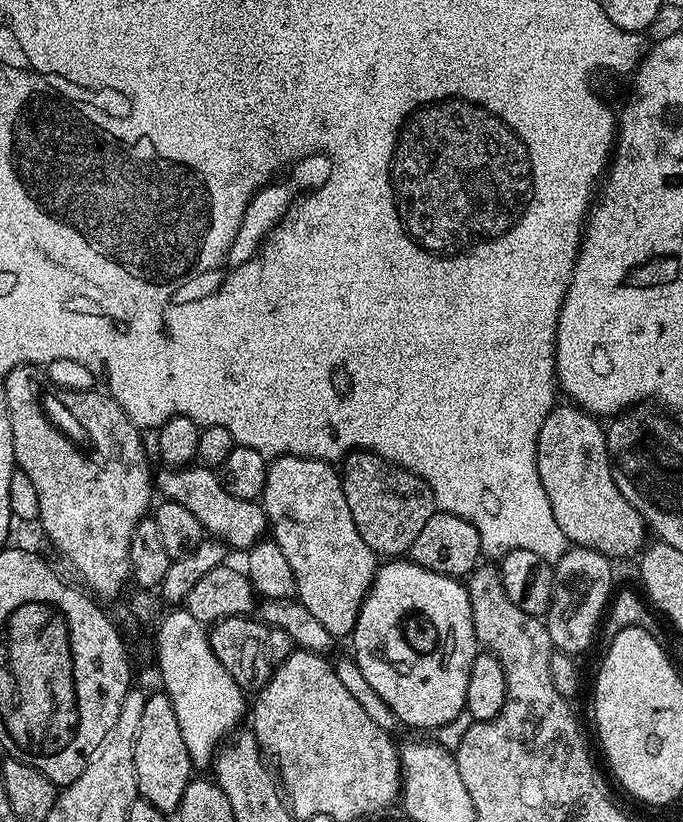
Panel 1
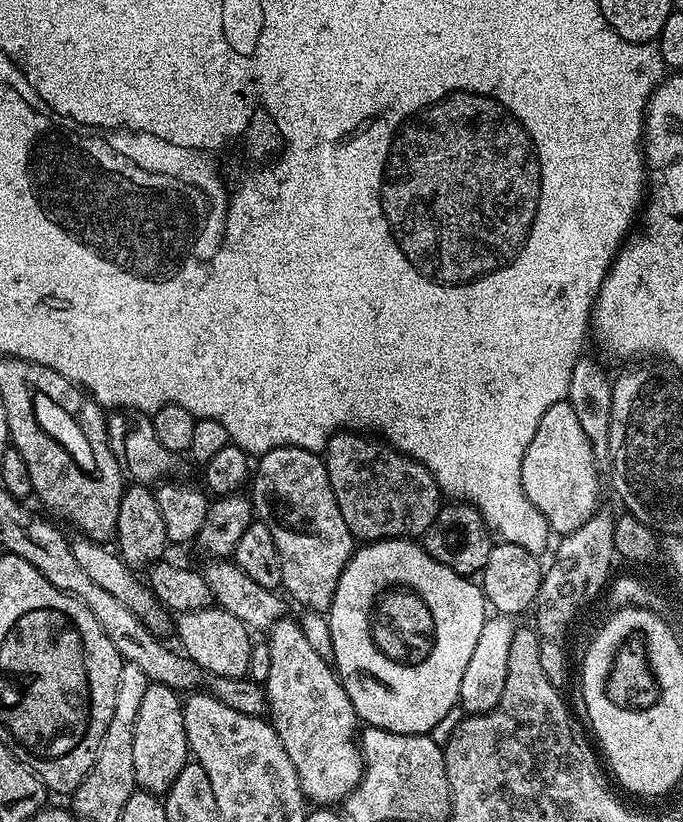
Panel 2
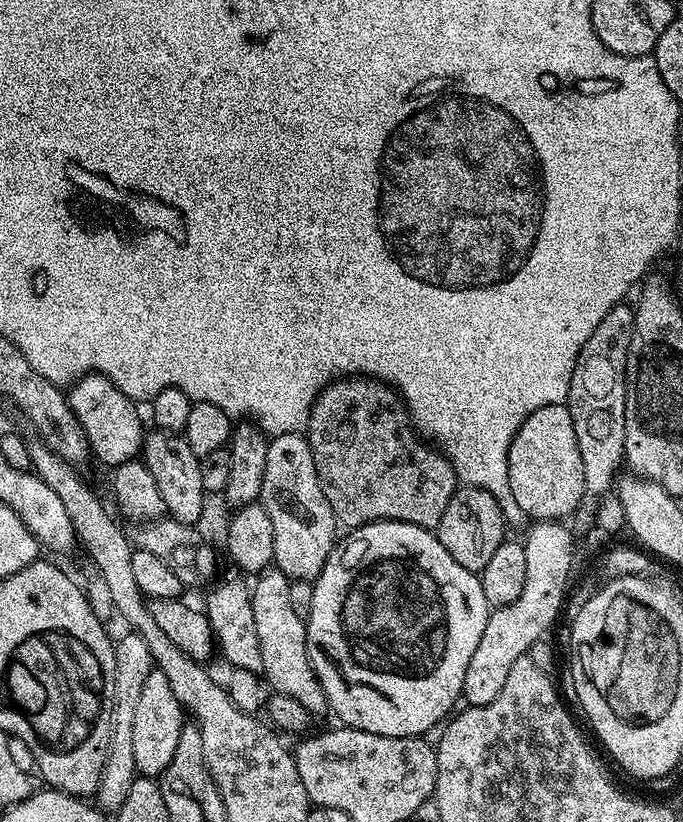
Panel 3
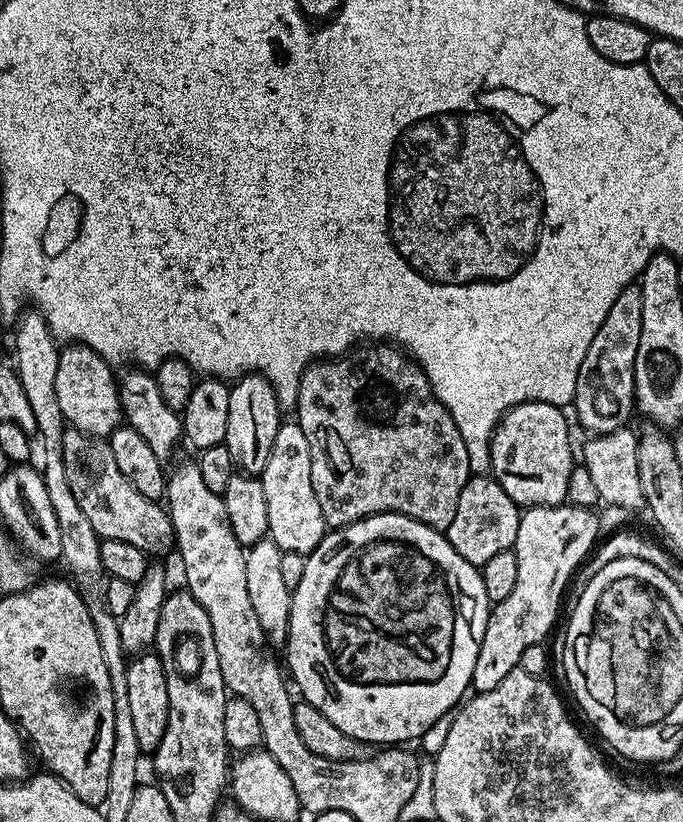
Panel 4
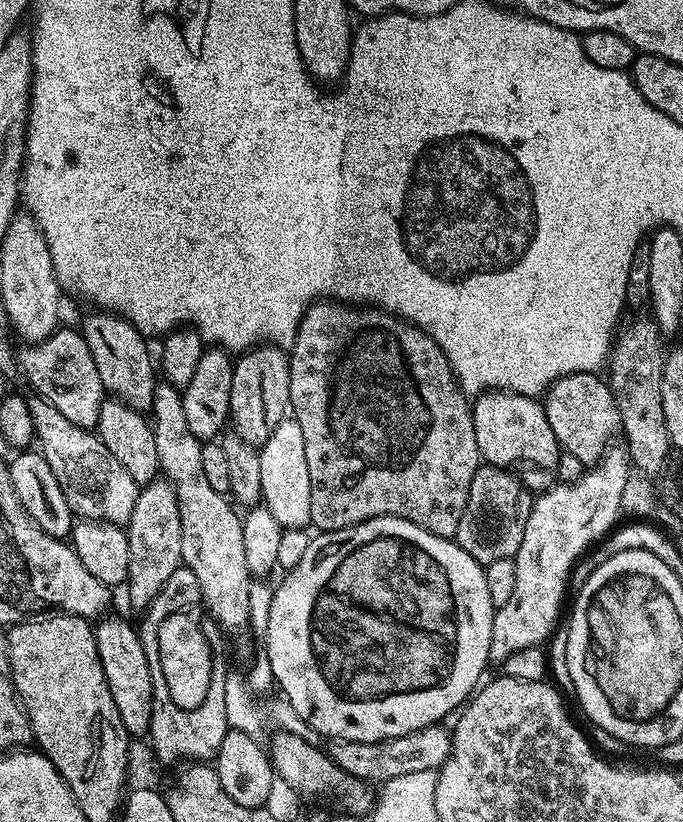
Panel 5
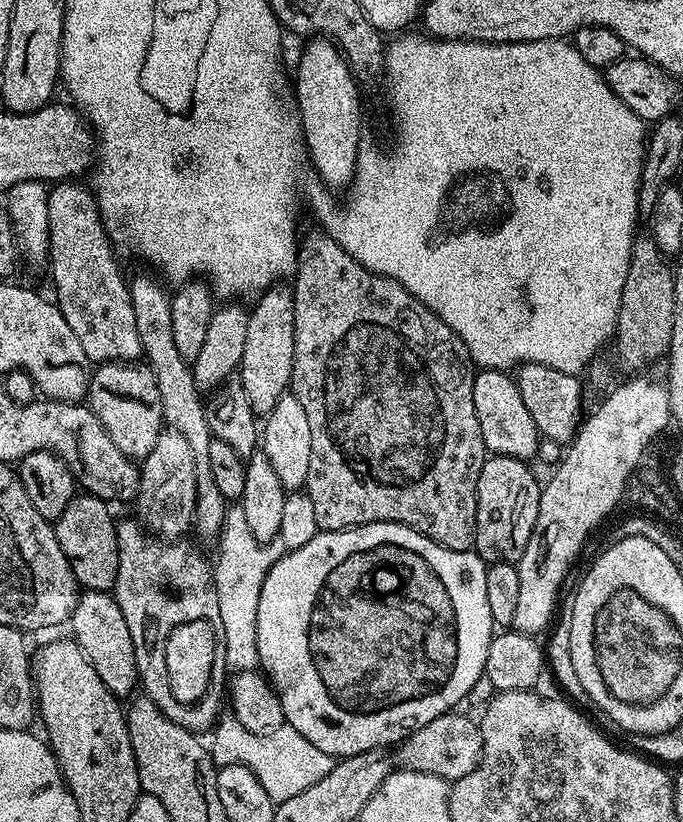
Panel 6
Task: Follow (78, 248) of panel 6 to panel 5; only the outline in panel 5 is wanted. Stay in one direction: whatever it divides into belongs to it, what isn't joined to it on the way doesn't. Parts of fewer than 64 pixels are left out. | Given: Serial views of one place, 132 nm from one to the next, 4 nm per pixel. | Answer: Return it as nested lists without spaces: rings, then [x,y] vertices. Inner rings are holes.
[[[96,315],[100,316],[85,318],[82,335],[86,346],[90,346],[90,354],[94,354],[94,366],[98,366],[98,378],[102,378],[102,386],[136,412],[151,413],[158,383],[158,368],[153,353],[152,356],[148,353],[149,341],[122,316]]]

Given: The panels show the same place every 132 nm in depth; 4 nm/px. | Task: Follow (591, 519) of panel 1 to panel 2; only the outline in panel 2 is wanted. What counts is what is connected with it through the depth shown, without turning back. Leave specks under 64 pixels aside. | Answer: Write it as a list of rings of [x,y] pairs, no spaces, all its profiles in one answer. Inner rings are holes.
[[[567,399],[554,402],[554,406],[550,406],[550,410],[542,414],[542,422],[538,422],[538,430],[534,430],[534,438],[530,438],[530,446],[526,446],[526,454],[522,458],[522,490],[526,498],[530,498],[534,506],[538,506],[553,533],[563,534],[578,530],[601,511],[600,472],[596,467],[598,461],[592,449],[592,440],[586,438],[586,430],[582,430],[578,414],[574,414]]]

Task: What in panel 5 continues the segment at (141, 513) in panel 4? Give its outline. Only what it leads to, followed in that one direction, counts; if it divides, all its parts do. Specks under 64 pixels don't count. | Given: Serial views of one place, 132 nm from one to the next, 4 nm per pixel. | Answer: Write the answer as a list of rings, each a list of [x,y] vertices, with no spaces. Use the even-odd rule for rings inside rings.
[[[32,394],[27,397],[30,414],[34,418],[36,440],[41,456],[50,462],[50,470],[54,470],[54,478],[58,478],[58,486],[62,486],[62,494],[66,494],[66,502],[70,506],[73,517],[80,520],[97,520],[103,524],[127,525],[128,519],[134,514],[134,506],[140,497],[141,485],[130,478],[130,474],[118,463],[118,458],[106,450],[106,442],[102,442],[95,431],[74,426],[66,414],[62,414],[47,398]]]

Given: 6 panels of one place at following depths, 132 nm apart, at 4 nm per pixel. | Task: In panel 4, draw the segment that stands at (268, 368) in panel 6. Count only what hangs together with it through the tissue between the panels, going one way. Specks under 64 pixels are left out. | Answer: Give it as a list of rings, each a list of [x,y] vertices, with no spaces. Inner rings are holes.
[[[249,374],[239,377],[231,385],[230,418],[226,421],[226,438],[223,444],[230,450],[232,463],[241,473],[259,474],[263,472],[266,462],[270,458],[270,450],[274,450],[274,434],[278,434],[282,423],[282,417],[280,415],[282,415],[280,404],[276,401],[276,395],[270,386],[270,382],[264,376]]]

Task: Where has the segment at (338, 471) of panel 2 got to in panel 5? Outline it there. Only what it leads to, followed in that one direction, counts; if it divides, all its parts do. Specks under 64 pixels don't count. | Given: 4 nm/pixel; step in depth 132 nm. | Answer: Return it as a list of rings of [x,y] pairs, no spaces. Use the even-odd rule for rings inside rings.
[[[317,302],[304,313],[300,332],[290,349],[288,369],[288,402],[298,426],[302,426],[302,439],[306,441],[306,470],[310,470],[311,527],[316,528],[317,533],[333,532],[379,516],[397,516],[406,522],[414,522],[414,526],[422,526],[422,530],[430,530],[430,534],[453,539],[458,522],[462,522],[462,510],[466,510],[466,498],[470,498],[470,482],[474,482],[474,474],[482,466],[482,457],[478,450],[478,438],[474,434],[472,409],[465,393],[460,391],[460,385],[454,382],[452,367],[444,357],[444,351],[421,328],[416,328],[399,316],[382,312],[379,307]]]

